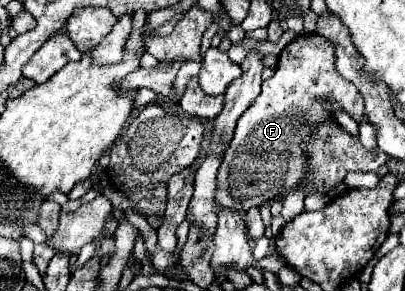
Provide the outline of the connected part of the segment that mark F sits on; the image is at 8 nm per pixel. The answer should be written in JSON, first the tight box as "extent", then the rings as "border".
{"extent":[216,33,366,211],"border":[[[316,33],[300,35],[282,49],[276,73],[262,83],[260,95],[238,119],[234,139],[218,170],[216,203],[234,211],[248,211],[298,187],[298,179],[306,175],[306,135],[318,123],[336,119],[326,99],[336,101],[354,121],[366,121],[360,91],[354,83],[346,83],[334,67],[334,45]]]}

